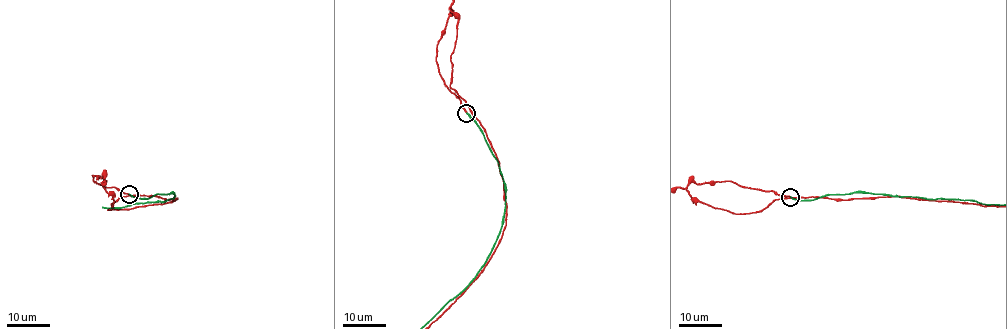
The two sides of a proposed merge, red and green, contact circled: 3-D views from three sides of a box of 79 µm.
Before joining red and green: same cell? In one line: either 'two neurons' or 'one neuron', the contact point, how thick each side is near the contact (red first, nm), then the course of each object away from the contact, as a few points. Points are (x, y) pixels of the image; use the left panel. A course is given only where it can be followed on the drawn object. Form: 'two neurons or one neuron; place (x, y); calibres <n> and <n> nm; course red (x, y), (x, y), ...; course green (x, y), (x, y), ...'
one neuron; place (129, 194); calibres 150 and 240 nm

